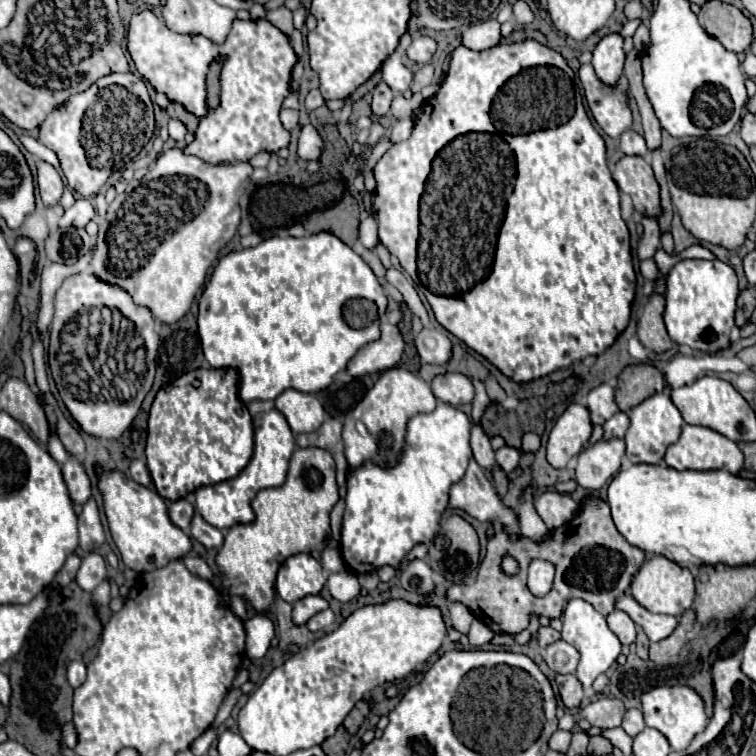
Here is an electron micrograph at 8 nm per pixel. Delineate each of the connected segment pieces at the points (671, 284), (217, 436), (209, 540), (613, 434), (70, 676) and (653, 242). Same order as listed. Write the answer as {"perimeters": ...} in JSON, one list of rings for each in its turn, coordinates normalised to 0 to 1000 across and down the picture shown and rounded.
{"perimeters":[[[[901,344],[882,362],[882,439],[890,452],[914,460],[914,452],[940,452],[938,466],[964,460],[964,439],[972,421],[972,397],[978,392],[972,357],[954,344]]],[[[261,487],[216,511],[197,545],[194,619],[208,651],[237,661],[263,643],[311,632],[335,601],[335,561],[316,526],[311,487]]],[[[263,677],[253,685],[253,709],[266,717],[271,725],[290,725],[295,720],[295,704],[279,693],[274,693]]],[[[816,545],[798,561],[798,566],[800,566],[800,574],[798,574],[800,582],[806,582],[806,579],[824,579],[829,566],[832,566],[832,550],[827,545]]],[[[94,876],[91,884],[89,884],[89,899],[91,899],[91,905],[97,910],[104,910],[112,902],[112,897],[115,897],[112,889],[115,889],[115,884],[112,884],[110,876]]],[[[845,286],[848,288],[848,296],[853,302],[848,317],[845,317],[845,328],[843,328],[843,339],[845,344],[853,344],[853,341],[861,341],[869,328],[874,325],[874,304],[872,304],[872,296],[869,296],[869,288],[864,286]]]]}

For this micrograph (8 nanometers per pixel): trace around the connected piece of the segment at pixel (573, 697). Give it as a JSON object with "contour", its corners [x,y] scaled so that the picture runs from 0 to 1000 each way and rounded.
{"contour":[[[734,892],[734,902],[739,907],[742,926],[750,937],[763,937],[774,921],[774,913],[769,910],[769,902],[761,892]]]}

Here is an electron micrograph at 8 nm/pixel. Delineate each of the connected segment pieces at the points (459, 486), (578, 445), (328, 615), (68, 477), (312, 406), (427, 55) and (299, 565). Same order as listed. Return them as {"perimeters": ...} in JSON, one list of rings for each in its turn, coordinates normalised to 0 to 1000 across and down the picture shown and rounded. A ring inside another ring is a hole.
{"perimeters":[[[[626,606],[620,608],[615,630],[594,648],[594,672],[615,675],[634,690],[649,690],[660,685],[660,693],[668,696],[679,712],[689,709],[681,675],[671,672],[660,661],[649,635],[642,630],[639,619]],[[631,630],[636,630],[636,638]]],[[[753,534],[734,558],[724,582],[724,608],[731,619],[747,619],[753,606],[766,601],[782,577],[784,561],[779,542],[769,534]]],[[[433,804],[433,807],[422,810],[422,812],[417,812],[414,817],[409,817],[406,831],[409,831],[411,836],[419,836],[419,833],[425,833],[425,831],[430,831],[430,828],[438,828],[440,820],[443,820],[443,812]]],[[[70,574],[65,579],[65,601],[81,611],[81,622],[83,622],[83,632],[86,632],[86,640],[91,646],[91,656],[97,661],[97,667],[112,667],[112,661],[118,661],[120,656],[120,640],[118,640],[118,632],[110,622],[110,616],[102,611],[99,603],[94,603],[81,582],[75,579],[75,574]]],[[[377,516],[364,526],[364,540],[380,553],[390,574],[414,571],[425,563],[430,542],[414,521],[396,516]]],[[[554,48],[554,50],[549,50],[549,53],[544,56],[544,61],[538,63],[538,74],[541,74],[546,82],[552,82],[552,85],[565,85],[565,82],[573,77],[575,63],[578,63],[578,58],[575,58],[573,50],[567,50],[567,48]]],[[[390,733],[369,751],[366,786],[377,796],[393,796],[406,786],[422,786],[430,770],[427,749],[411,733]]]]}

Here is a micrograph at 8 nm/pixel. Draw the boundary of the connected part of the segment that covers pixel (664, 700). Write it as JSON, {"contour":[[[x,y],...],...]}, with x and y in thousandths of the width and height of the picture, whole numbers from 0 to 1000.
{"contour":[[[869,907],[851,921],[851,950],[853,958],[882,974],[890,992],[906,992],[914,979],[933,966],[938,950],[927,921],[911,907]]]}

